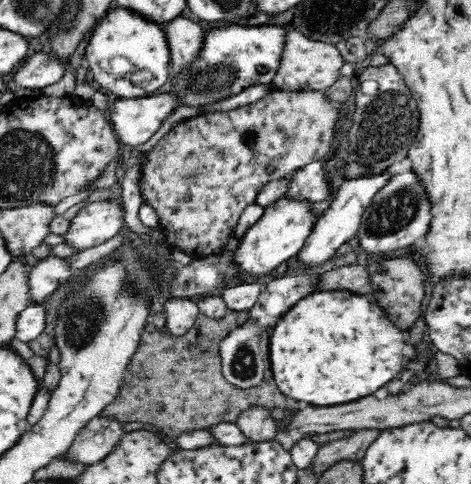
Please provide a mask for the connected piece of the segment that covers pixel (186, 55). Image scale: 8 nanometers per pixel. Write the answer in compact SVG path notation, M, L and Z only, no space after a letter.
M181 16L164 22L160 27L170 49L171 76L176 76L180 68L186 68L200 52L205 29Z

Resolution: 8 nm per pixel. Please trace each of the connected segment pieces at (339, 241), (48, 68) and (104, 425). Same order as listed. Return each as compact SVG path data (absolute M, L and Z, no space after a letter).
M388 168L388 170L376 175L363 175L342 182L340 190L330 201L330 206L325 210L323 216L313 226L312 232L306 239L304 248L300 250L300 254L298 254L300 257L299 263L324 264L326 260L332 259L333 255L341 247L346 248L348 240L354 237L358 226L360 226L364 211L376 196L376 193L384 189L388 182L392 182L392 178L394 178L394 175L389 172Z
M37 52L26 58L8 79L12 79L17 88L41 89L58 82L64 76L64 68L52 53Z
M100 415L92 418L74 438L71 447L63 454L85 466L100 462L124 434L122 423Z

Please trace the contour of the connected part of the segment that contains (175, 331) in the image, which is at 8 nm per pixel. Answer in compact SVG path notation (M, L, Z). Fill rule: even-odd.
M186 297L170 298L162 307L166 318L165 328L174 336L186 334L200 314L198 305Z

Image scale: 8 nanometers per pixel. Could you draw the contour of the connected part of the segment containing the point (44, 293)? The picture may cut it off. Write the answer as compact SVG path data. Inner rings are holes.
M46 257L32 262L28 272L29 304L44 306L45 298L52 296L64 280L75 274L76 272L68 267L68 262L62 258Z

